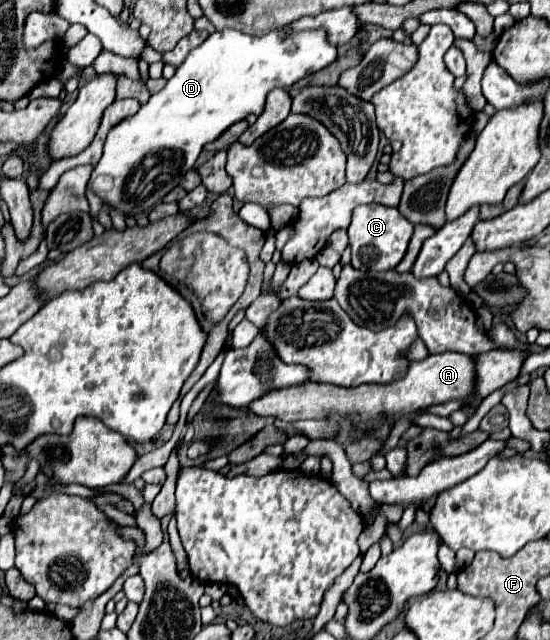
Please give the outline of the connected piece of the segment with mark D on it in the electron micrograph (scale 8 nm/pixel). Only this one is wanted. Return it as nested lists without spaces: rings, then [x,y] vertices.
[[[223,29],[223,31],[211,33],[209,39],[203,41],[203,45],[195,47],[195,49],[187,55],[187,59],[177,67],[177,73],[167,81],[167,85],[165,85],[159,93],[151,95],[149,103],[145,103],[133,117],[125,119],[125,123],[119,123],[119,125],[115,125],[115,127],[109,131],[107,141],[105,141],[105,149],[103,149],[103,157],[101,157],[101,161],[95,165],[93,175],[91,175],[91,181],[89,181],[87,187],[89,187],[91,191],[95,191],[105,203],[109,203],[111,207],[119,209],[123,215],[139,215],[139,213],[149,211],[151,207],[155,207],[157,203],[161,203],[163,197],[165,197],[173,187],[179,185],[179,179],[181,179],[189,169],[193,169],[193,165],[195,165],[195,161],[197,161],[197,157],[199,157],[199,153],[201,153],[201,149],[203,149],[203,145],[207,145],[209,141],[215,141],[225,129],[229,129],[233,123],[245,119],[247,115],[261,115],[261,113],[263,113],[263,107],[265,107],[267,93],[269,93],[271,89],[275,89],[275,87],[289,89],[291,85],[295,85],[295,83],[297,83],[299,79],[303,79],[305,75],[315,73],[315,71],[321,71],[323,67],[327,67],[329,63],[333,63],[335,57],[337,57],[337,47],[333,47],[333,45],[325,39],[325,31],[323,31],[323,29],[317,29],[317,31],[285,31],[285,29],[275,29],[275,31],[271,31],[271,33],[265,33],[263,37],[247,35],[247,33],[241,33],[241,31],[237,31],[237,29]]]

